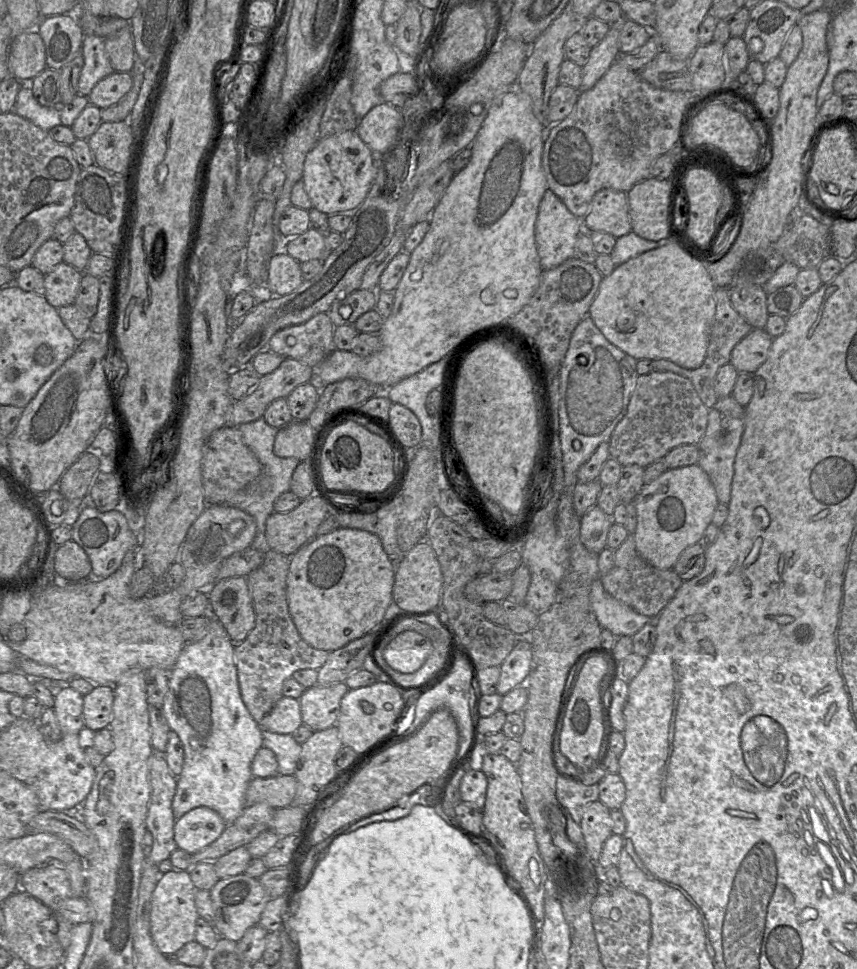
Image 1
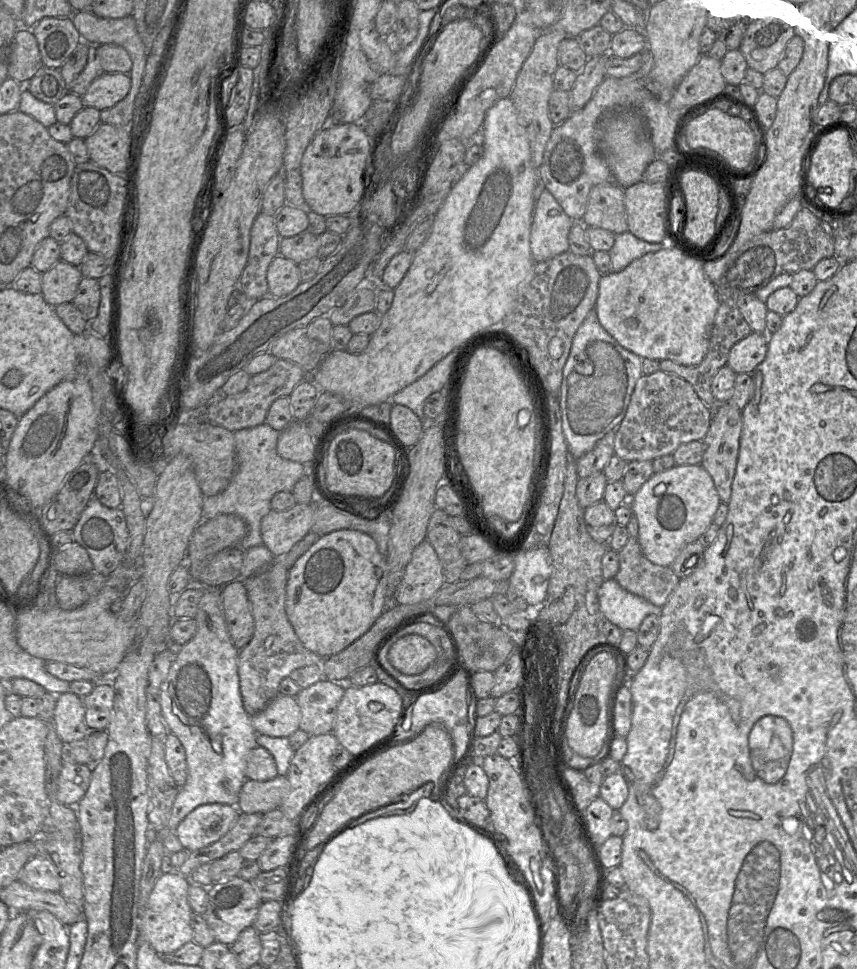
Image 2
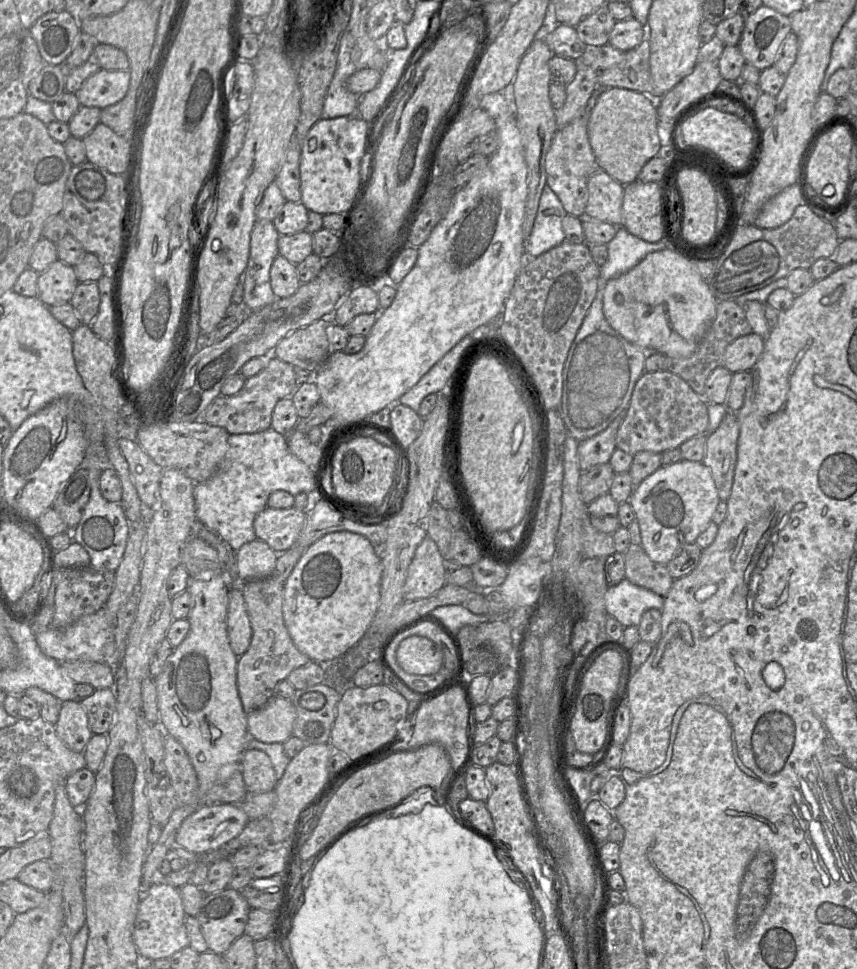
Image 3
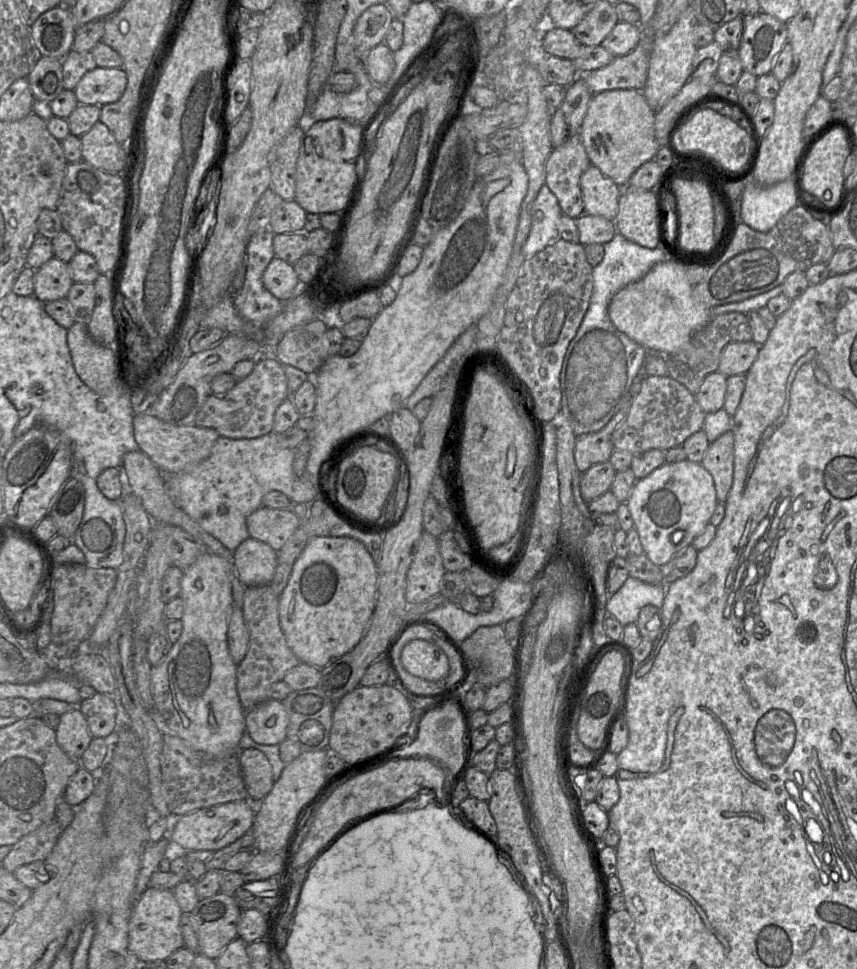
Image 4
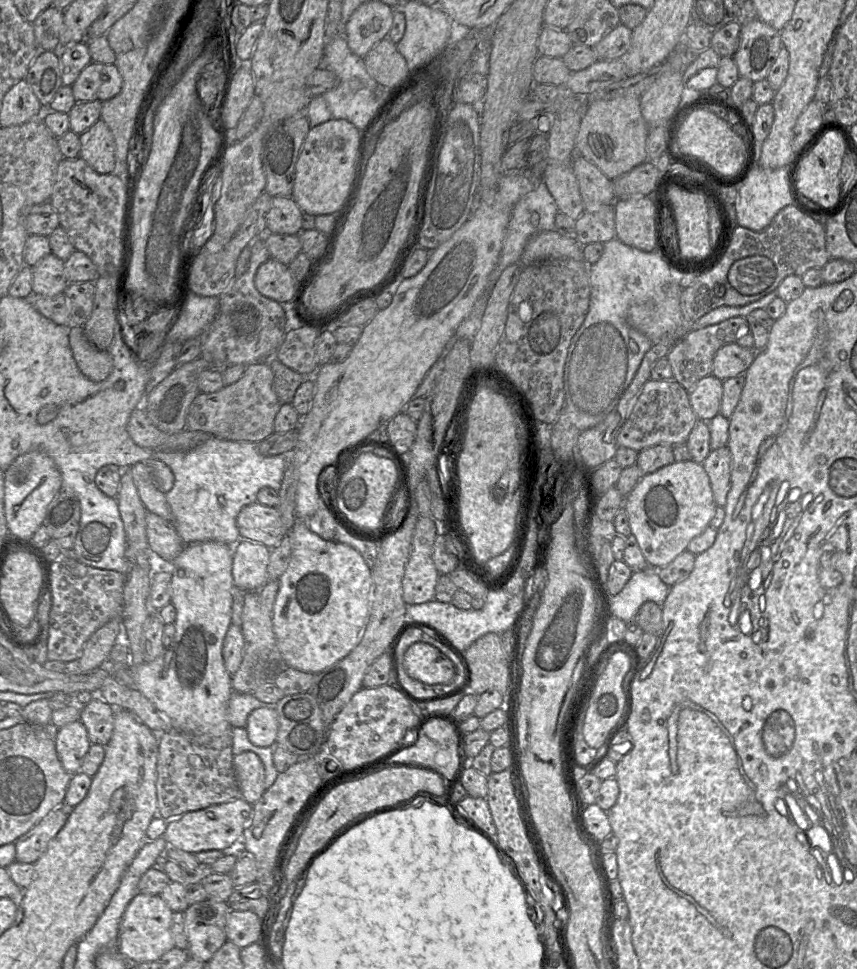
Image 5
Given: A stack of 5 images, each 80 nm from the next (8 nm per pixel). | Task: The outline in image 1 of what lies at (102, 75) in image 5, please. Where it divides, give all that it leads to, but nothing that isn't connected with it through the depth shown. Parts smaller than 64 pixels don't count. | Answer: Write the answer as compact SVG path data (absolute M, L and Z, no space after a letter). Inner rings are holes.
M116 72L100 80L88 96L89 103L104 109L118 103L132 88L130 72Z

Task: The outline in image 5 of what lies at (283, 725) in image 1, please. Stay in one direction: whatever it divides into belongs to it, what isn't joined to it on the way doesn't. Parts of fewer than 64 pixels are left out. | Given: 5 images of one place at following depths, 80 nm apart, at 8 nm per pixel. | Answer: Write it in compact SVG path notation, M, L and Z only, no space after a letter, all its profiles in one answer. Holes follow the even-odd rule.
M275 706L253 710L247 720L246 730L249 741L258 747L275 747L279 730Z

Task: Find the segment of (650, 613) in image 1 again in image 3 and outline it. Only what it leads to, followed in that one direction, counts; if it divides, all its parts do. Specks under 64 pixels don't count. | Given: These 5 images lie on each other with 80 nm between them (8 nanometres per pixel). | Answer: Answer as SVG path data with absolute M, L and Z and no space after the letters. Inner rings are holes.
M630 543L623 555L625 578L632 584L665 598L675 580L670 575L667 565L652 561L641 545Z

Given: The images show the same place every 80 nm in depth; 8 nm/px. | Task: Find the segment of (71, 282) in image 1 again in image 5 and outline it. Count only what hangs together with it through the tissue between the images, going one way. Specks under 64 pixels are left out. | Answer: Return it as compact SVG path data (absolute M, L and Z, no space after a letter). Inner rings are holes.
M51 252L32 267L32 295L53 297L63 294L68 285L64 261Z

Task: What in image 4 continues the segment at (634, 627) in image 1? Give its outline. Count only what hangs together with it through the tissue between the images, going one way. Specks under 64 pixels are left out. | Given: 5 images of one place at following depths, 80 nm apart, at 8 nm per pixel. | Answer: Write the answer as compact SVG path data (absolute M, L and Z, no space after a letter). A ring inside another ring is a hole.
M629 576L613 595L610 595L606 610L621 625L636 623L640 610L646 605L661 609L666 594L666 585L653 585Z

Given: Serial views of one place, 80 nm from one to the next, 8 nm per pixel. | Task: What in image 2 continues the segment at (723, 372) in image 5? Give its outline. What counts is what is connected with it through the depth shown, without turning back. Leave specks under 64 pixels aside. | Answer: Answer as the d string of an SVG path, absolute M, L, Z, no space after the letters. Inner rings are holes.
M752 331L738 341L730 350L727 365L738 373L752 373L765 359L768 349L768 334Z

